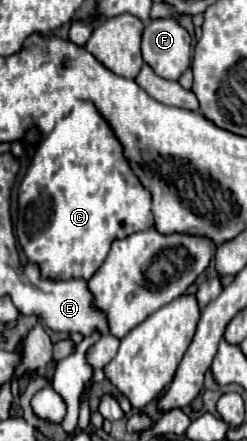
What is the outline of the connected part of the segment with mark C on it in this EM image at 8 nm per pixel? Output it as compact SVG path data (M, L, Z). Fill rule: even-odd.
M78 102L68 116L56 122L48 138L38 144L32 164L18 188L20 216L16 236L30 262L36 262L44 278L88 280L106 258L114 238L122 238L154 226L152 194L142 186L124 156L124 148L106 118L90 102Z

